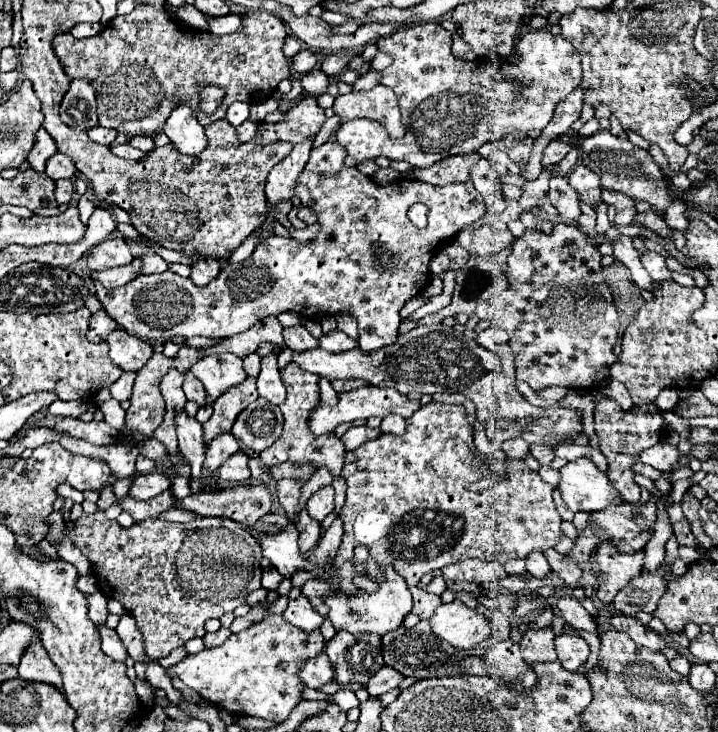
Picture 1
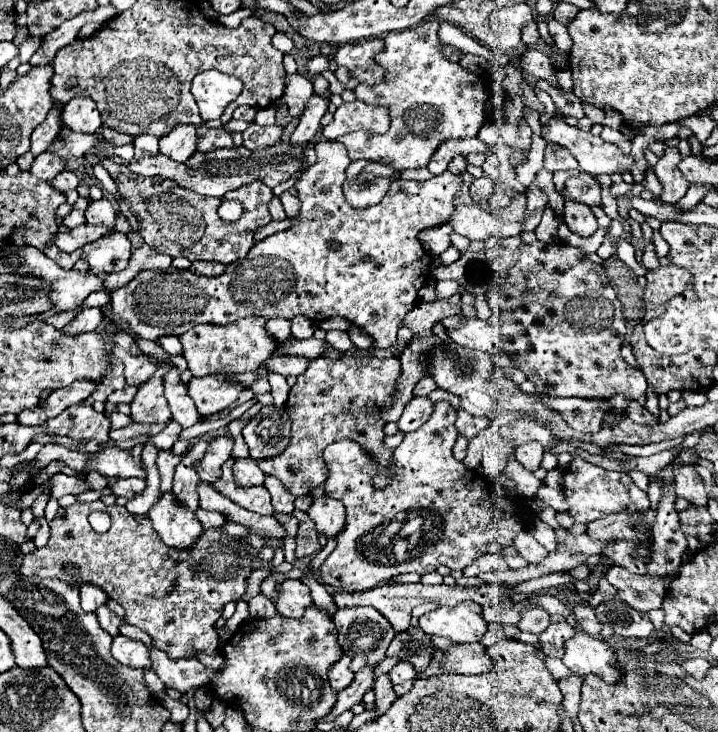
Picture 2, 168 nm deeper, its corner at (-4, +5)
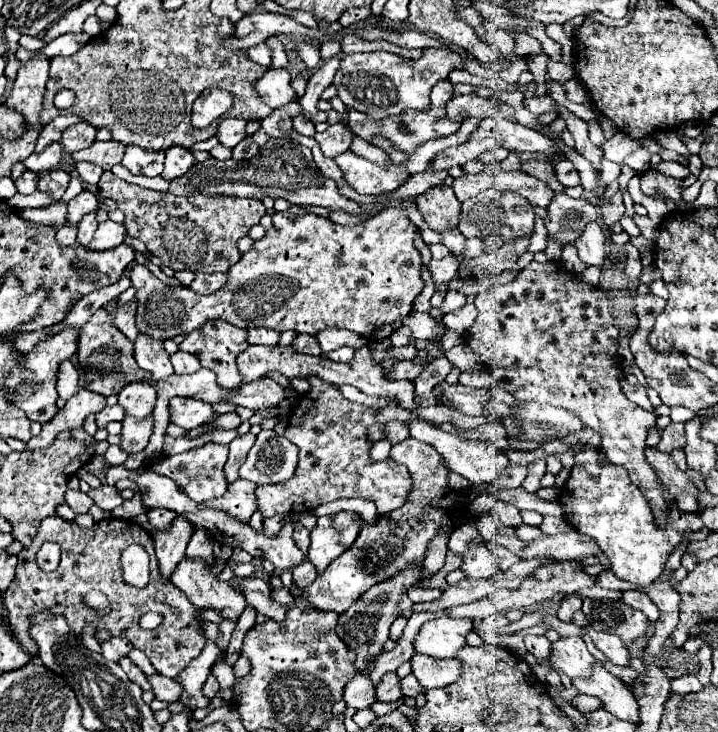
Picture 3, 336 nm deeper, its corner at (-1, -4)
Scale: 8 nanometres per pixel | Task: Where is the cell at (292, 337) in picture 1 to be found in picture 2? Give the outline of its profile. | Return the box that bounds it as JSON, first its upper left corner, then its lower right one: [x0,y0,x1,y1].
[266,318,290,342]

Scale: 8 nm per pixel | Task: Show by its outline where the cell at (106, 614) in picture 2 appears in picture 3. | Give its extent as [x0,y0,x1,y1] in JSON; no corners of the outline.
[101,637,131,661]

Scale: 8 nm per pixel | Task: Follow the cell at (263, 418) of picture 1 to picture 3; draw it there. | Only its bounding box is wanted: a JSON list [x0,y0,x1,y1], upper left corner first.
[239,429,297,485]

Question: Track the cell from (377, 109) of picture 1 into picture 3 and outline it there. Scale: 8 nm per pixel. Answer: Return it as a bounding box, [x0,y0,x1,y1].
[313,123,355,157]

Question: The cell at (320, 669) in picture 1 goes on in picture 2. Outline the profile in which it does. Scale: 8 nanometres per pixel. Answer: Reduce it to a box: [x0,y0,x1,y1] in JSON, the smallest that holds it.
[328,656,354,692]

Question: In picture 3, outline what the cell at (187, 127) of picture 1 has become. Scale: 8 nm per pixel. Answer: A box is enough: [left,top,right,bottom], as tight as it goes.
[161,145,195,181]

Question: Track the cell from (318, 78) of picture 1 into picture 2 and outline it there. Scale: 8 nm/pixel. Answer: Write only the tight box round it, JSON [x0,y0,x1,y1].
[306,54,328,78]

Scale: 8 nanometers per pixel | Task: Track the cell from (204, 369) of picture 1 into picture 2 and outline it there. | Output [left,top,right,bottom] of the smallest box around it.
[188,376,244,416]

